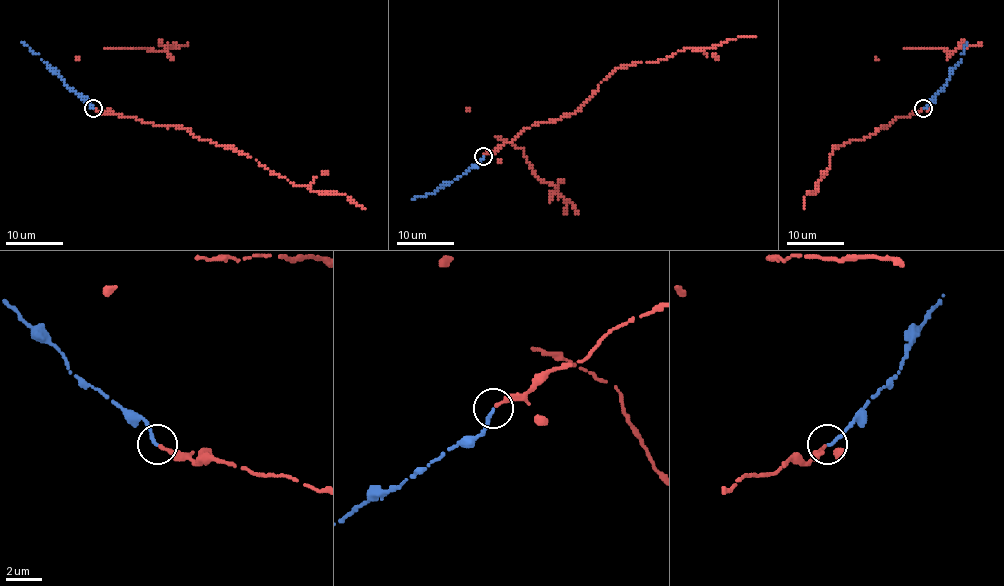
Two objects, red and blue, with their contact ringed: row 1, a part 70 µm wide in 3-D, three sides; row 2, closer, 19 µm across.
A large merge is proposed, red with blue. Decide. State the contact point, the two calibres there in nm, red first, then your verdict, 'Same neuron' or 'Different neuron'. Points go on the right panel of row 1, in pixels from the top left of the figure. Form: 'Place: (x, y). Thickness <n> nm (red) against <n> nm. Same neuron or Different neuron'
Place: (923, 108). Thickness 240 nm (red) against 200 nm. Same neuron

